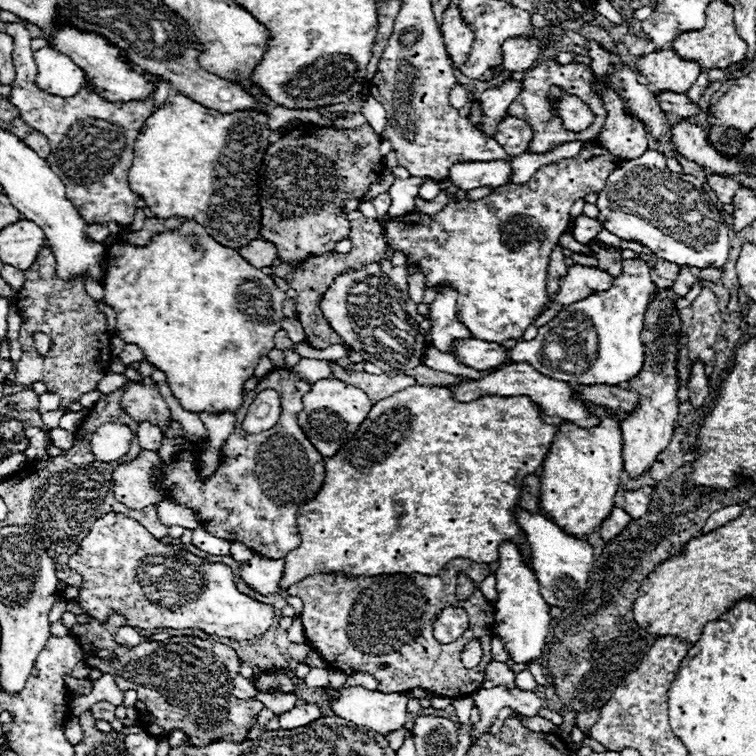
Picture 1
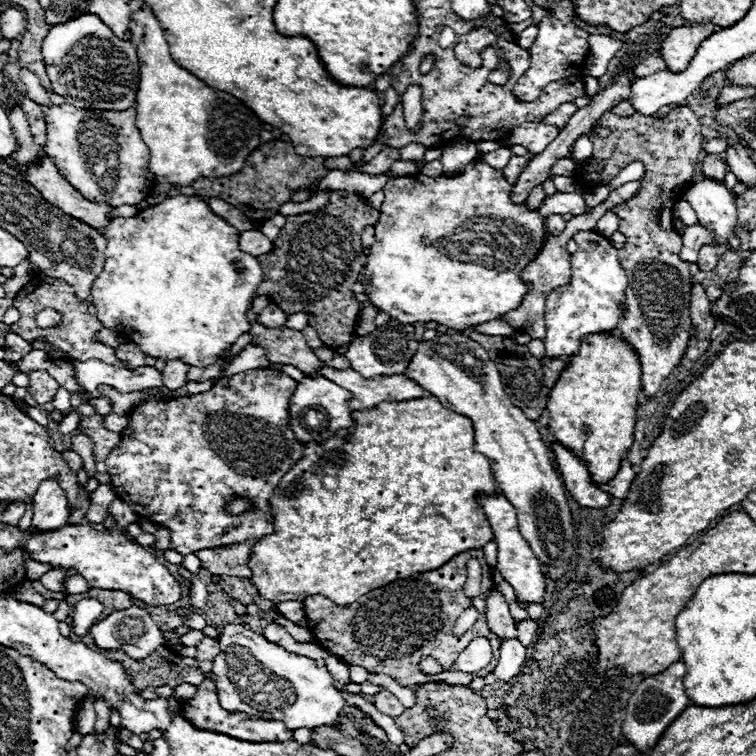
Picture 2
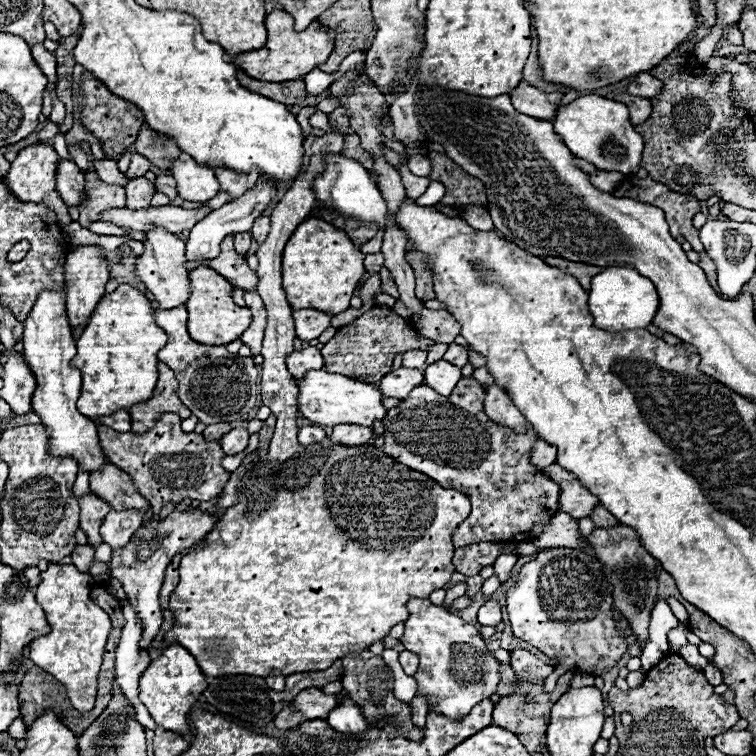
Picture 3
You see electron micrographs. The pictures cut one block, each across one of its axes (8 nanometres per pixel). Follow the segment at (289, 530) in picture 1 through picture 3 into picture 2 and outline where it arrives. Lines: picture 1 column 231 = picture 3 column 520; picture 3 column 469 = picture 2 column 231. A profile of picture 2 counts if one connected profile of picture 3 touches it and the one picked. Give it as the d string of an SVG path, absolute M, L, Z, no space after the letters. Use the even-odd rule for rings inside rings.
M248 370L230 378L222 378L212 390L196 394L196 396L182 396L182 398L156 398L156 396L148 396L146 400L142 400L140 404L136 404L134 410L128 412L128 426L126 430L120 432L122 440L116 446L116 450L110 452L106 466L108 466L108 474L112 480L112 488L116 490L118 498L124 500L138 516L144 516L156 524L162 524L164 528L168 528L172 532L172 542L170 548L180 552L180 554L190 554L202 548L216 548L216 546L230 546L230 544L248 544L252 546L256 540L260 540L262 536L272 534L272 524L270 524L270 512L268 512L268 498L272 496L272 490L278 486L280 478L292 468L292 464L296 464L296 460L302 458L302 444L296 440L296 436L290 430L290 418L288 418L288 400L296 388L296 380L292 380L288 374L280 372L280 370ZM232 496L246 496L246 498L254 498L252 502L256 502L258 512L256 514L244 514L244 516L230 516L224 512L222 504L226 502L226 498Z

